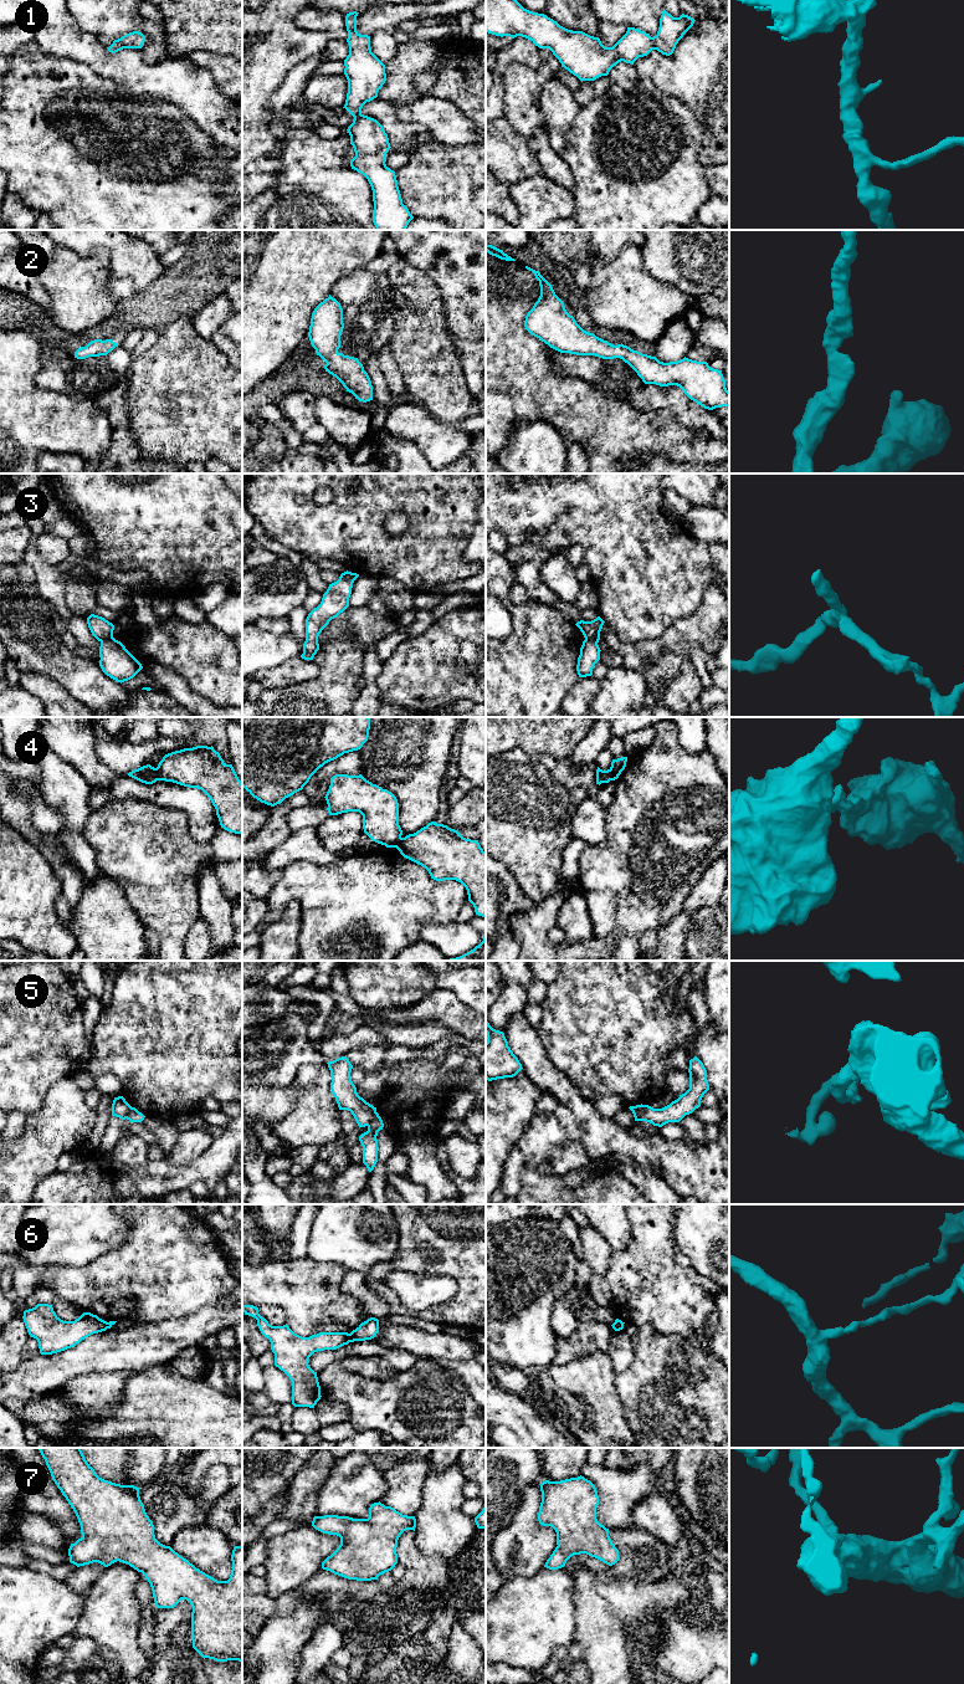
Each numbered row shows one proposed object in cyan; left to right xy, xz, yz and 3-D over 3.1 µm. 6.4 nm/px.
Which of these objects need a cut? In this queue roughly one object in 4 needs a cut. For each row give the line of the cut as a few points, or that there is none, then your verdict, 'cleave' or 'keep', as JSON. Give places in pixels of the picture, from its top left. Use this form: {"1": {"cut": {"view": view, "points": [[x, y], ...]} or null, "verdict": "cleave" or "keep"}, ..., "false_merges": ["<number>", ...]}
{"1": {"cut": null, "verdict": "keep"}, "2": {"cut": null, "verdict": "keep"}, "3": {"cut": {"view": "xy", "points": [[112, 636], [101, 641]]}, "verdict": "cleave"}, "4": {"cut": {"view": "xy", "points": [[154, 768], [159, 779]]}, "verdict": "cleave"}, "5": {"cut": {"view": "yz", "points": [[647, 1105], [636, 1120]]}, "verdict": "cleave"}, "6": {"cut": {"view": "xz", "points": [[349, 1334], [350, 1341]]}, "verdict": "cleave"}, "7": {"cut": null, "verdict": "keep"}, "false_merges": ["3", "4", "5", "6"]}

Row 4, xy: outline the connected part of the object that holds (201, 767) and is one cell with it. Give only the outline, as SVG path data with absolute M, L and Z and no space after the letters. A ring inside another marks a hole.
M212 746L168 753L155 769L159 780L201 789L215 807L221 828L242 834L242 782Z

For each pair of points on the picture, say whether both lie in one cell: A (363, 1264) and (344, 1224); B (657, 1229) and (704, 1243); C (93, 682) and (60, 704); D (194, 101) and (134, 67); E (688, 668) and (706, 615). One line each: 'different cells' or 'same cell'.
A: same cell
B: different cells
C: different cells
D: same cell
E: different cells

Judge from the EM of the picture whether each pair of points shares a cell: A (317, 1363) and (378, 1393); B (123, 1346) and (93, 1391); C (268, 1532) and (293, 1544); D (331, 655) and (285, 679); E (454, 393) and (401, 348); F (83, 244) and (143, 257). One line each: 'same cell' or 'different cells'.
A: different cells
B: different cells
C: different cells
D: different cells
E: same cell
F: same cell

